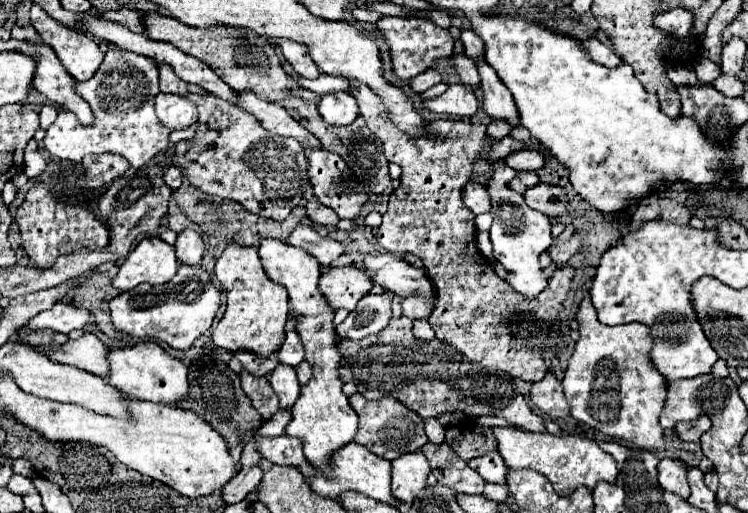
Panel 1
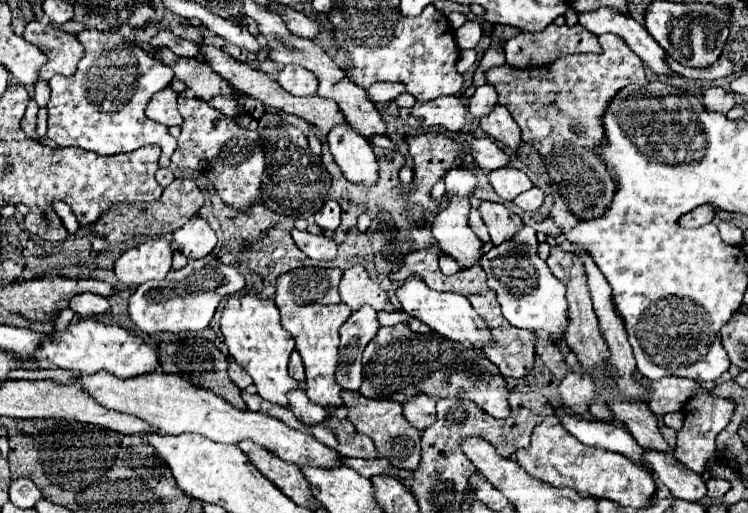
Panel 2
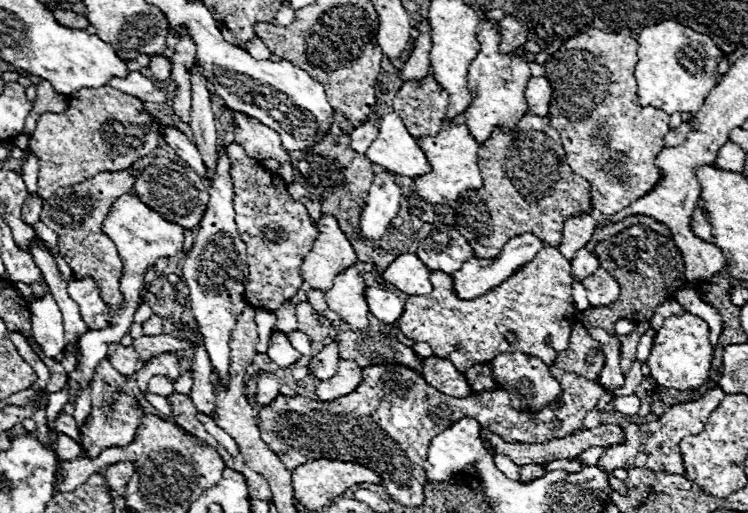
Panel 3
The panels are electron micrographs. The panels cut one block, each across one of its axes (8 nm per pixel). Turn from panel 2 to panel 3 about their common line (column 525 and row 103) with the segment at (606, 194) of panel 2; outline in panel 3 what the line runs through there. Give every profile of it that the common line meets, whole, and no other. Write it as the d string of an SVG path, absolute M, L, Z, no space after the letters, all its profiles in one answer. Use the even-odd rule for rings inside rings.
M110 86L78 90L76 94L72 94L70 106L64 114L52 114L52 112L42 114L34 134L30 134L28 150L32 156L38 158L38 198L44 202L58 188L80 184L100 172L116 172L116 170L130 168L138 158L154 152L156 140L160 138L158 124L160 118L148 114L142 102L134 96L126 96Z

